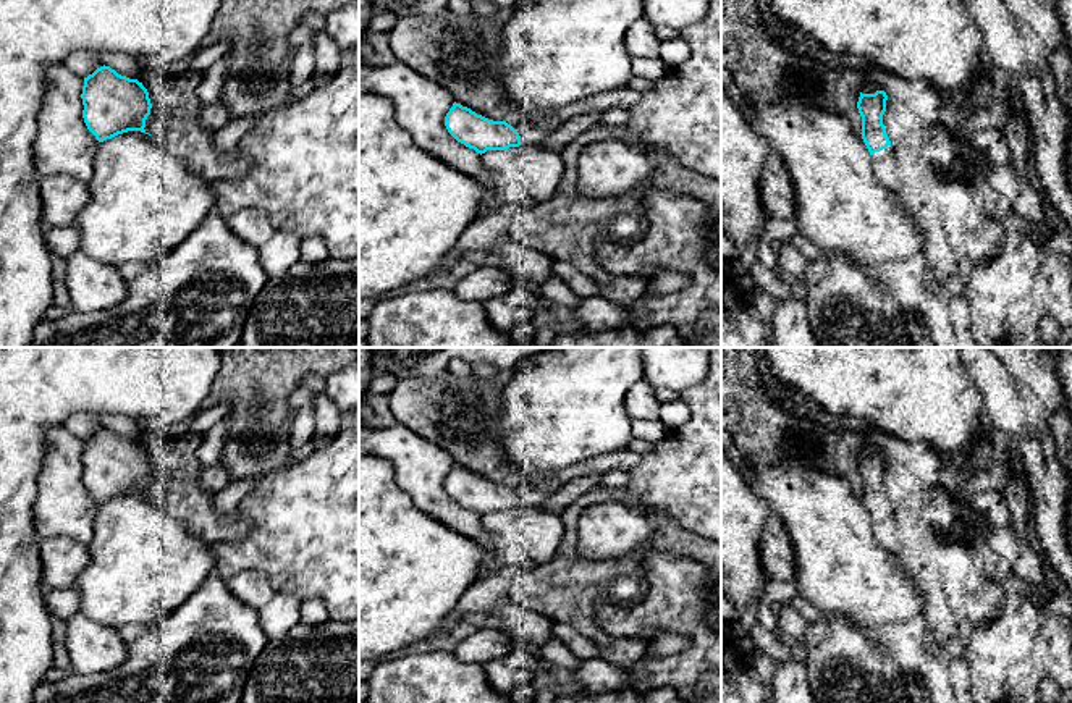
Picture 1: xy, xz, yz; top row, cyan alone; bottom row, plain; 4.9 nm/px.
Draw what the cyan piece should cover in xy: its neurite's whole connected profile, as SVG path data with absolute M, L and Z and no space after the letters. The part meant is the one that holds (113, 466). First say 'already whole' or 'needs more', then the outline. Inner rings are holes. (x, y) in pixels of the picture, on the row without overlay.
already whole | M103 427L84 440L81 461L84 485L99 504L128 493L146 495L152 465L137 441Z

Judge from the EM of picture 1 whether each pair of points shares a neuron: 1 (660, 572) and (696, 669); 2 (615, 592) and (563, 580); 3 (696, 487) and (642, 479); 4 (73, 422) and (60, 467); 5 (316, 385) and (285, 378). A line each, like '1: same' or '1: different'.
1: same
2: different
3: same
4: different
5: different

